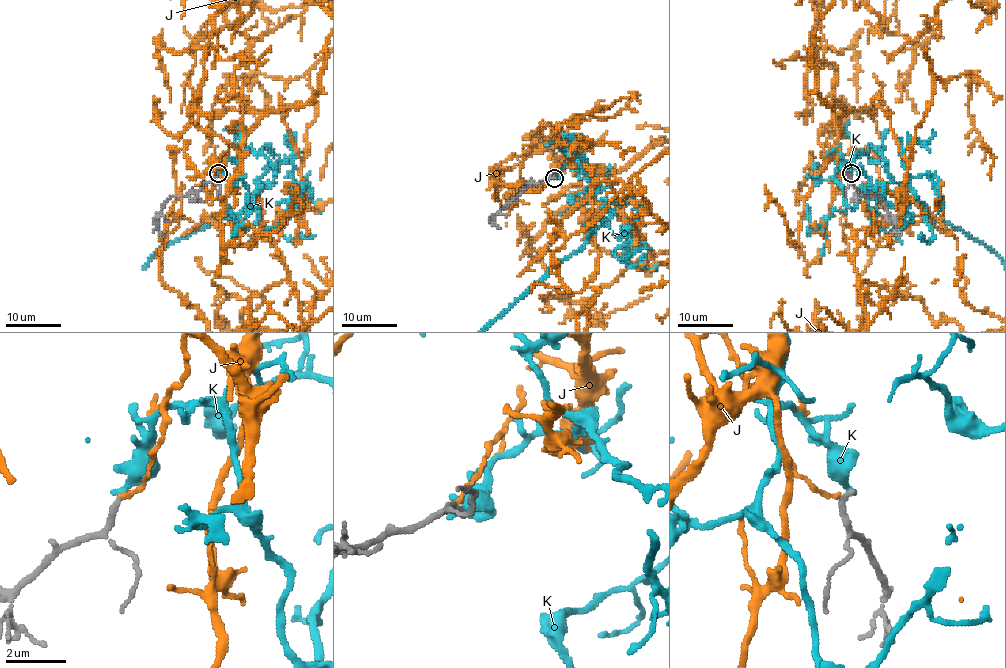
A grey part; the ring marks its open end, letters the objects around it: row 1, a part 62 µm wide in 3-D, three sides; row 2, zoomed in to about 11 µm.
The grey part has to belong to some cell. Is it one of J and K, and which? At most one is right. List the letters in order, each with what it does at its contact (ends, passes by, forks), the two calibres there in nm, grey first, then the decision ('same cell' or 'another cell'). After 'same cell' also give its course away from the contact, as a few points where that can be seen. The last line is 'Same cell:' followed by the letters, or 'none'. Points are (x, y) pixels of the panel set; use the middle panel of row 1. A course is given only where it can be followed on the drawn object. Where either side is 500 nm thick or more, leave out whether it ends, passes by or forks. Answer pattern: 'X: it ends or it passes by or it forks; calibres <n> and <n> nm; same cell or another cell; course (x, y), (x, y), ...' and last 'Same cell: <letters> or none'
J: it ends; calibres 240 and 130 nm; another cell
K: it passes by; calibres 220 and 240 nm; another cell
Same cell: none

